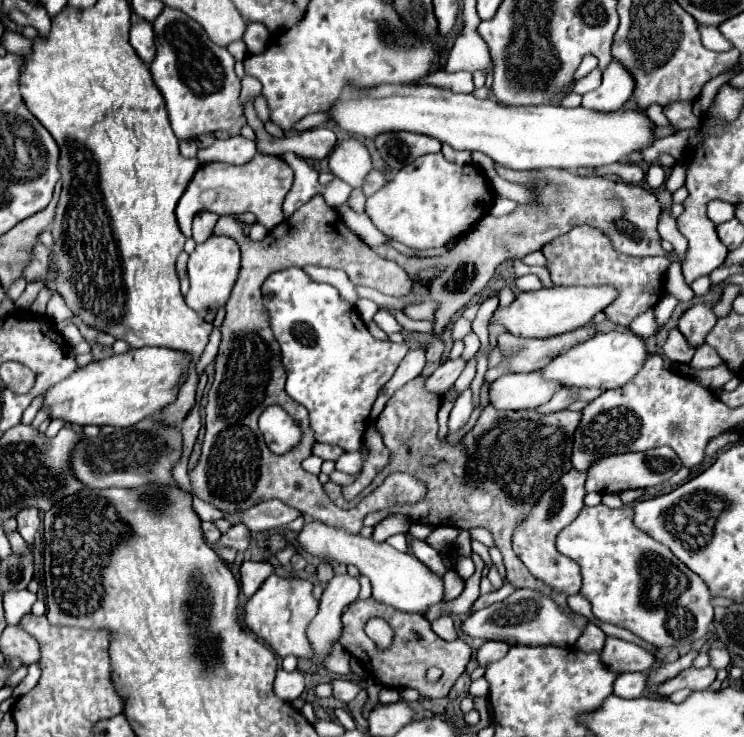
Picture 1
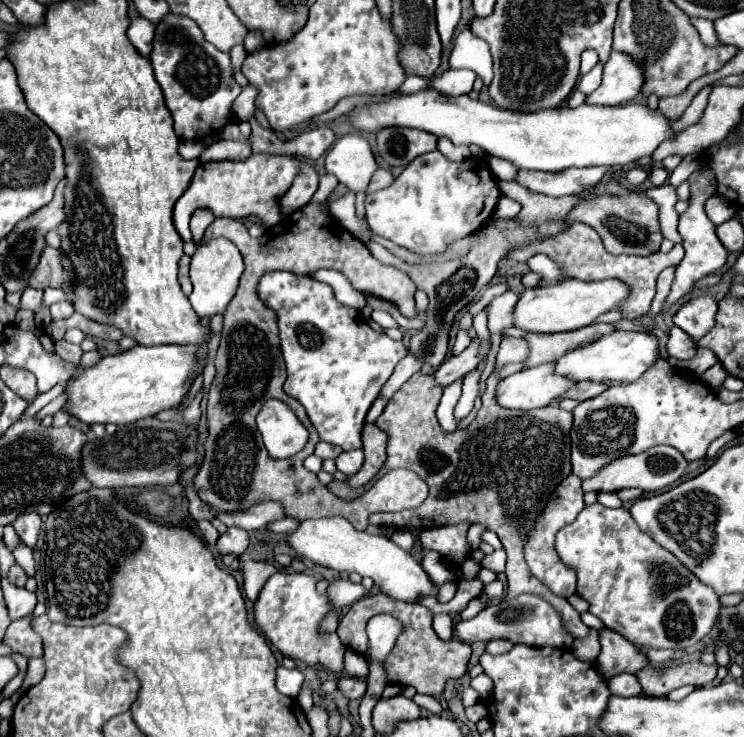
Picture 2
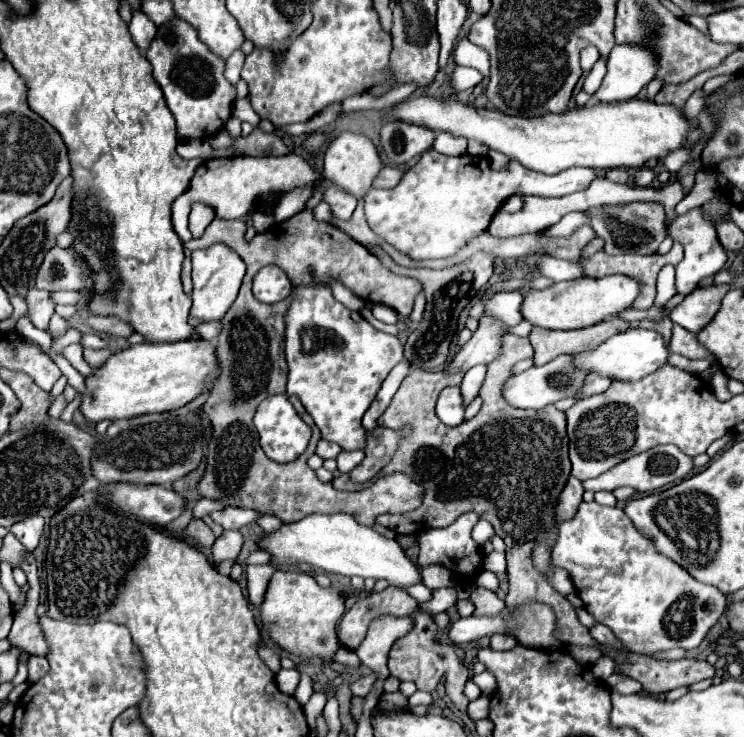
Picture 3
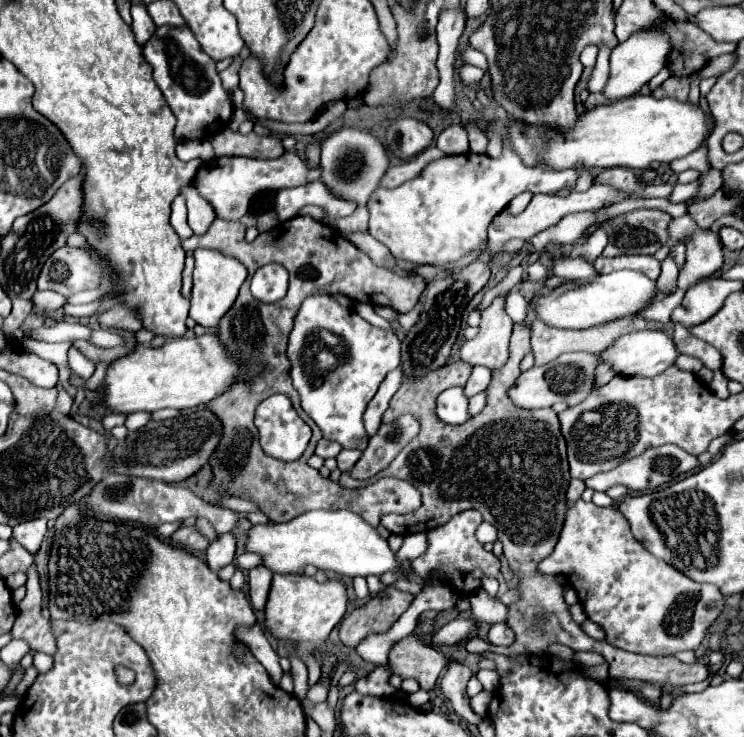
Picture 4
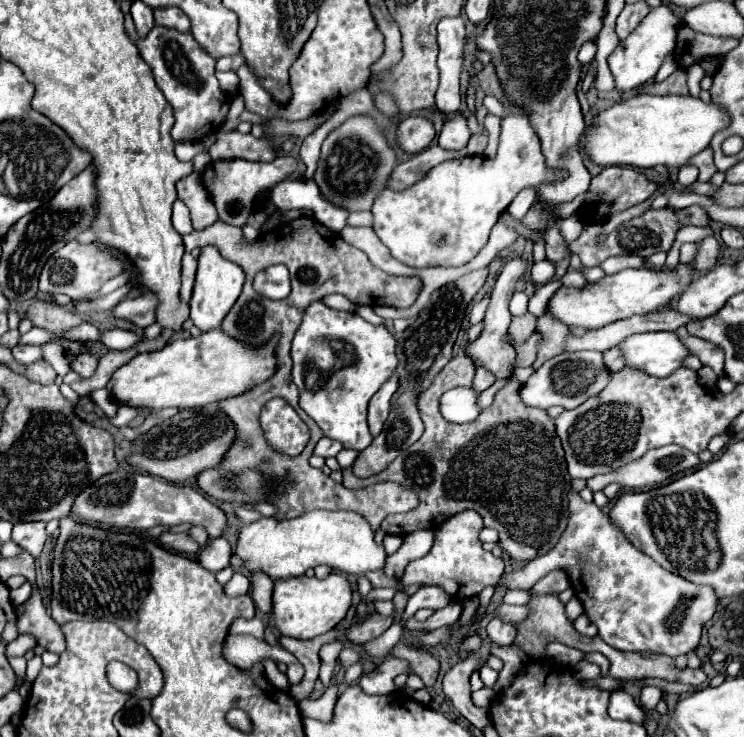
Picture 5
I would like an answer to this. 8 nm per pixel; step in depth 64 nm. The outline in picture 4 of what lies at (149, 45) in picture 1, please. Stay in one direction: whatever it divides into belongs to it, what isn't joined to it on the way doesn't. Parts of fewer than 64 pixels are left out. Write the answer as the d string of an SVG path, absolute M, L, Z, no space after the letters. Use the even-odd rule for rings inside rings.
M136 4L136 6L132 6L130 10L132 10L132 20L134 20L134 22L132 22L132 32L134 32L134 36L136 36L136 42L142 46L142 44L146 44L146 42L150 40L150 36L154 34L156 24L154 24L154 20L150 18L146 6Z

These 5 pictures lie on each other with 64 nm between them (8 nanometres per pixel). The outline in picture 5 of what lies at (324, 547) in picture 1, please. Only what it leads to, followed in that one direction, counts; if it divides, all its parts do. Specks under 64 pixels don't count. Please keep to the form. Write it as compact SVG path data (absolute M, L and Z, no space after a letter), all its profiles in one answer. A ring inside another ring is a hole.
M314 510L292 520L260 518L246 524L238 534L234 554L244 560L244 568L250 576L264 572L272 580L302 576L308 568L318 564L328 564L346 574L366 574L368 570L384 568L386 560L384 546L374 542L374 532L360 514L326 510Z

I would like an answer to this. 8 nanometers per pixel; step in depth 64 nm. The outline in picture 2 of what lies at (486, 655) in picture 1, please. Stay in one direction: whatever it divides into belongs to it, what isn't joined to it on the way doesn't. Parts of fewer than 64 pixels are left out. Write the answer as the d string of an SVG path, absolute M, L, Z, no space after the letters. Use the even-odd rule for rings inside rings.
M490 640L488 642L488 646L486 646L486 652L490 652L490 654L504 654L504 652L508 652L508 650L512 650L512 642L508 642L508 640Z

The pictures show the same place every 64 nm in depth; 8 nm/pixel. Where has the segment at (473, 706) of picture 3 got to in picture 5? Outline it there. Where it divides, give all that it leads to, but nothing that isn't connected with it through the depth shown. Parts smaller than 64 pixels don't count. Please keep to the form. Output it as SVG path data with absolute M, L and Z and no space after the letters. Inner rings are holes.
M486 686L480 688L480 690L476 690L476 692L472 692L472 700L480 708L488 708L490 702L492 702L492 698L494 698L494 690L492 688L486 688Z

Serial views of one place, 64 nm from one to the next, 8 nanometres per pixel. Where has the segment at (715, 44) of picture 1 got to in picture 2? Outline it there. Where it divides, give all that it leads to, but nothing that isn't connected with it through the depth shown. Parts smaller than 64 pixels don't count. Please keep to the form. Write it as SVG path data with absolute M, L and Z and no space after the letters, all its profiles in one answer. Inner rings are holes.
M692 18L692 26L696 26L698 34L702 36L704 44L720 44L716 34L714 34L714 26L710 20L704 20L704 18Z

